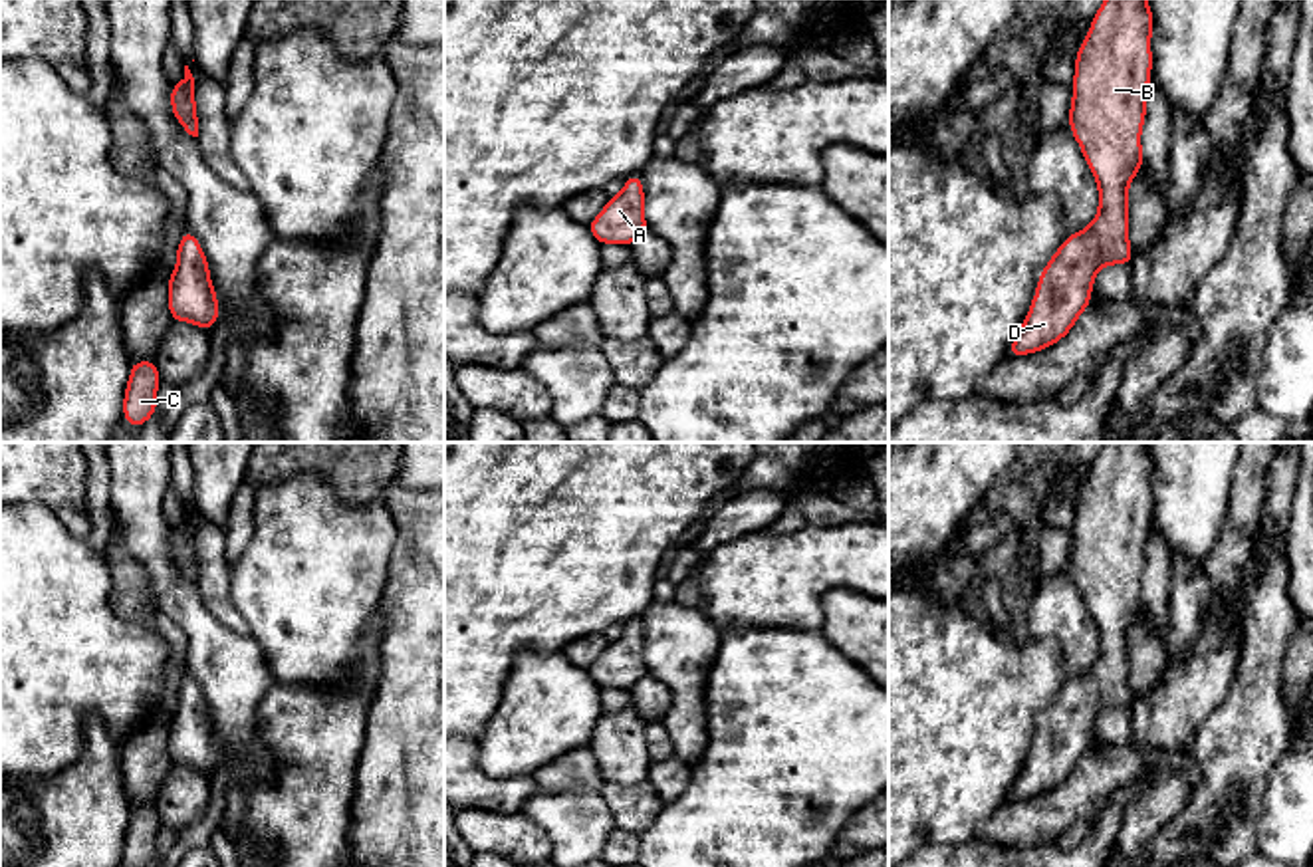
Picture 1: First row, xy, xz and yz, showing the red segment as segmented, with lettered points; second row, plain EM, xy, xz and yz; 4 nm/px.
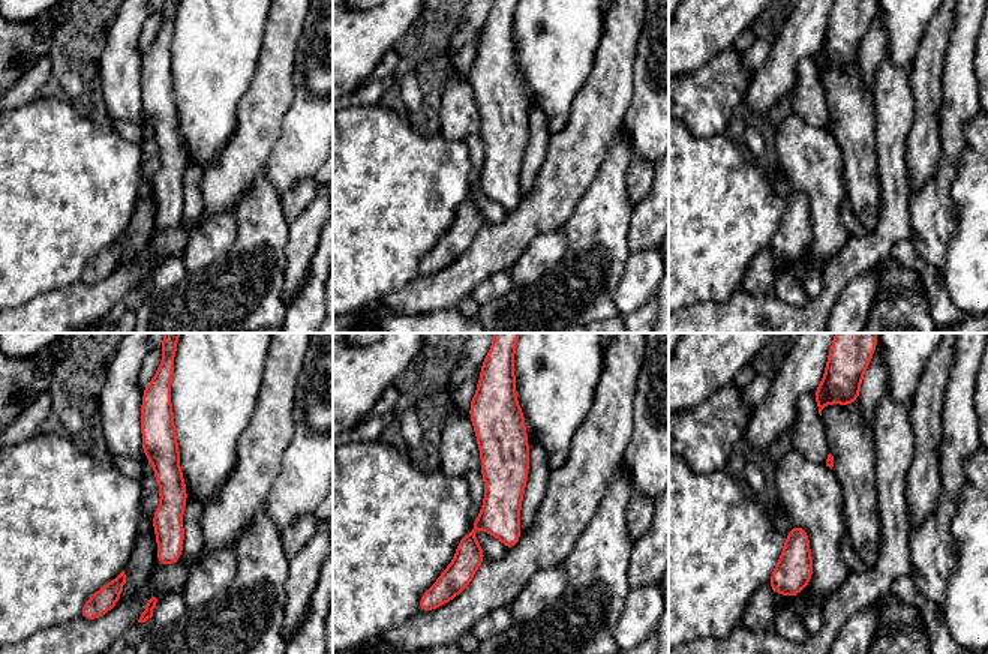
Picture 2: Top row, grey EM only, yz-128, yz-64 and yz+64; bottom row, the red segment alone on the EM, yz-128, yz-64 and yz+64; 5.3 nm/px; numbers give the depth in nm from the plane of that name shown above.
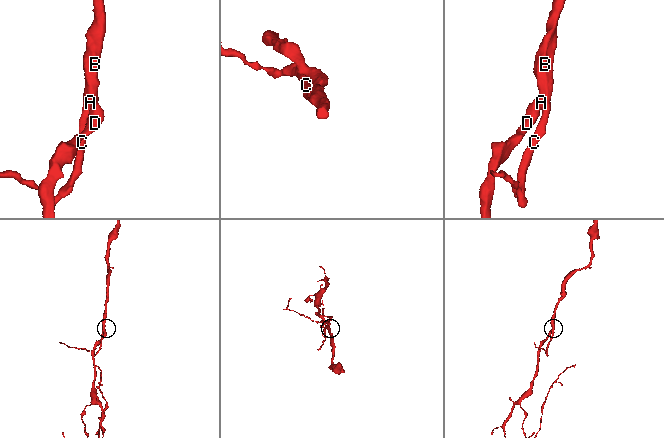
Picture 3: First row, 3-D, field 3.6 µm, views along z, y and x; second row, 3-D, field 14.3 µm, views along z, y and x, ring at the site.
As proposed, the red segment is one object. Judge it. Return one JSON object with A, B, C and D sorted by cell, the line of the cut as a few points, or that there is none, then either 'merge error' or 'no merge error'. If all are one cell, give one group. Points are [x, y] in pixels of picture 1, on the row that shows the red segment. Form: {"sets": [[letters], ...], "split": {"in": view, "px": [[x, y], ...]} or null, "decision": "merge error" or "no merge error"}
{"sets": [["A", "B", "C", "D"]], "split": null, "decision": "no merge error"}

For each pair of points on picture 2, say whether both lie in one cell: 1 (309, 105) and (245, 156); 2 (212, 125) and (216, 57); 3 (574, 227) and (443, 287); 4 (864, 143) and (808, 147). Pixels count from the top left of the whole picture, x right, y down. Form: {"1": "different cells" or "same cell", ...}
{"1": "different cells", "2": "same cell", "3": "different cells", "4": "different cells"}

